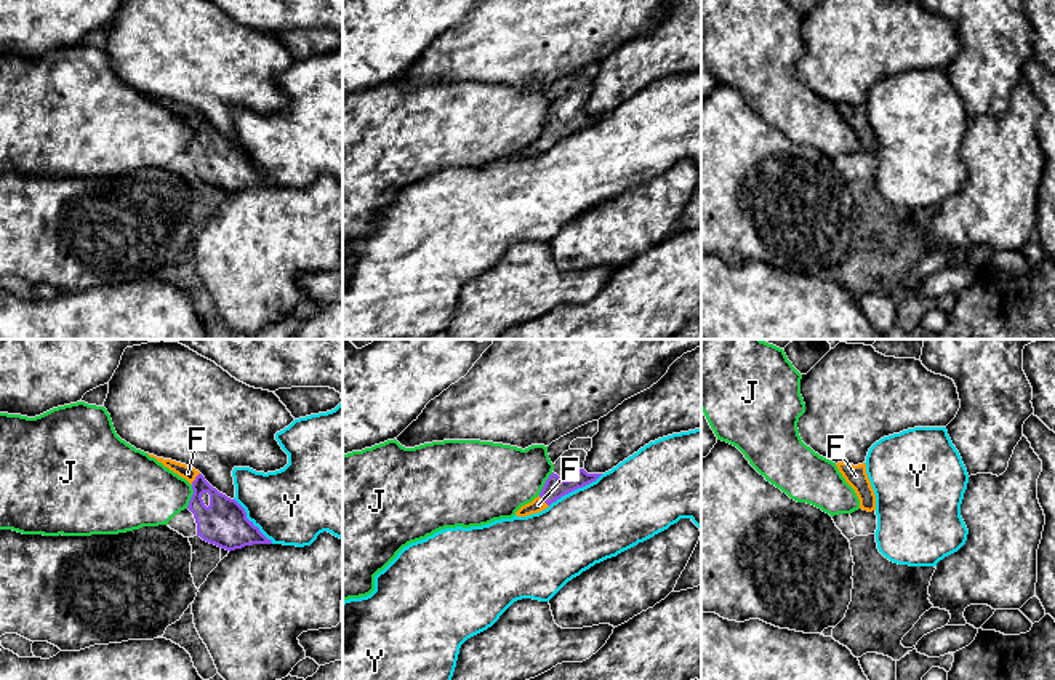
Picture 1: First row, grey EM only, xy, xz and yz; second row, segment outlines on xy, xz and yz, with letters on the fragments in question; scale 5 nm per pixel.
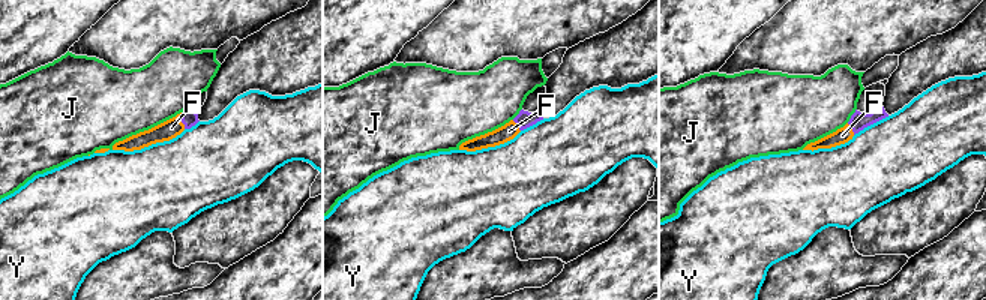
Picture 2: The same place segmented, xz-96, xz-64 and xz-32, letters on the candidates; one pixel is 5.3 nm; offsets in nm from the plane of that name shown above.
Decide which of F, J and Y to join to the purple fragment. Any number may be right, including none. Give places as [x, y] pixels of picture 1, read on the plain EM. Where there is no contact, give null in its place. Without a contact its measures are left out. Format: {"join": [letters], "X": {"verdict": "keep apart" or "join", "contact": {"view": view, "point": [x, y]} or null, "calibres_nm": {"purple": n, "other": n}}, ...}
{"join": ["F"], "F": {"verdict": "join", "contact": {"view": "xy", "point": [196, 120]}, "calibres_nm": {"purple": 220, "other": 70}}, "J": {"verdict": "keep apart", "contact": {"view": "xy", "point": [192, 138]}, "calibres_nm": {"purple": 240, "other": 340}}, "Y": {"verdict": "keep apart", "contact": {"view": "xz", "point": [575, 130]}, "calibres_nm": {"purple": 110, "other": 380}}}

